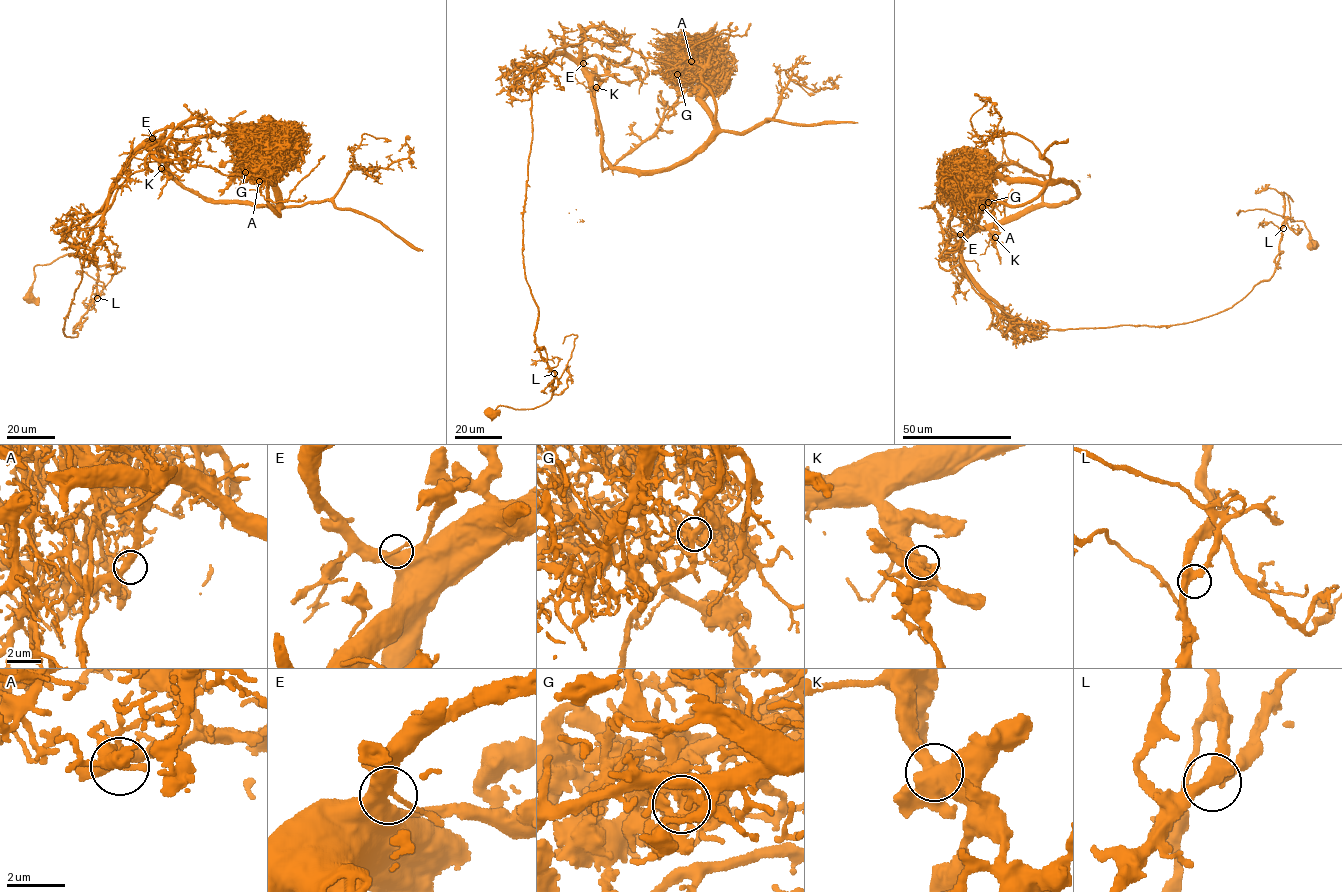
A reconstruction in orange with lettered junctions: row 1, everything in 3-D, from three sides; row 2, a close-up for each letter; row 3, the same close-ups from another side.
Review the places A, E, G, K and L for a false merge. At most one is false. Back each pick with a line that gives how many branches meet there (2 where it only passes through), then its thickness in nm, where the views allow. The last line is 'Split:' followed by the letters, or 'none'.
G: 4 | 400 nm
Split: G

